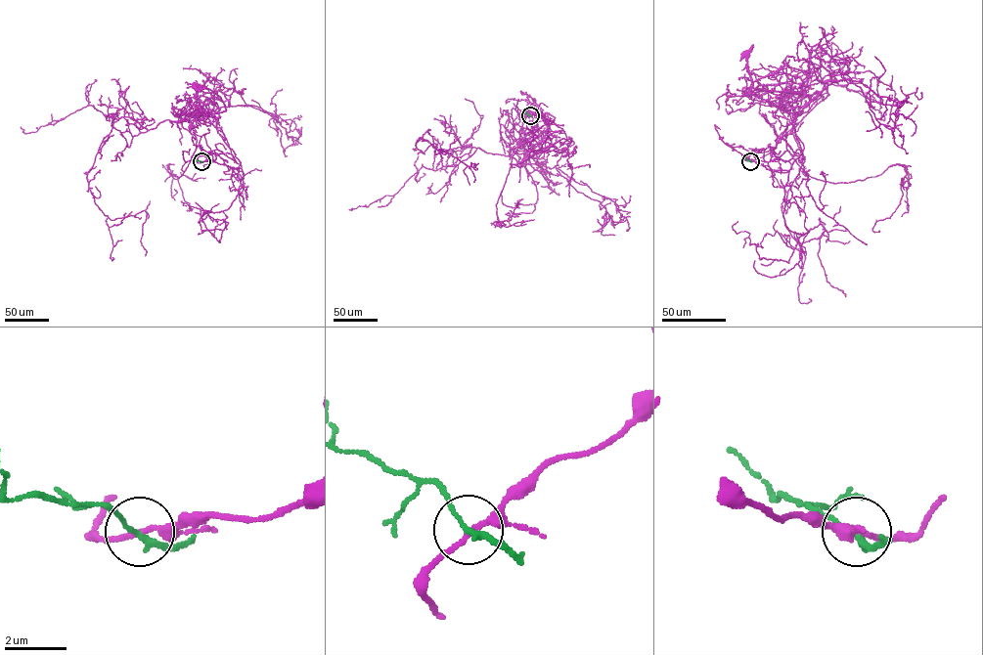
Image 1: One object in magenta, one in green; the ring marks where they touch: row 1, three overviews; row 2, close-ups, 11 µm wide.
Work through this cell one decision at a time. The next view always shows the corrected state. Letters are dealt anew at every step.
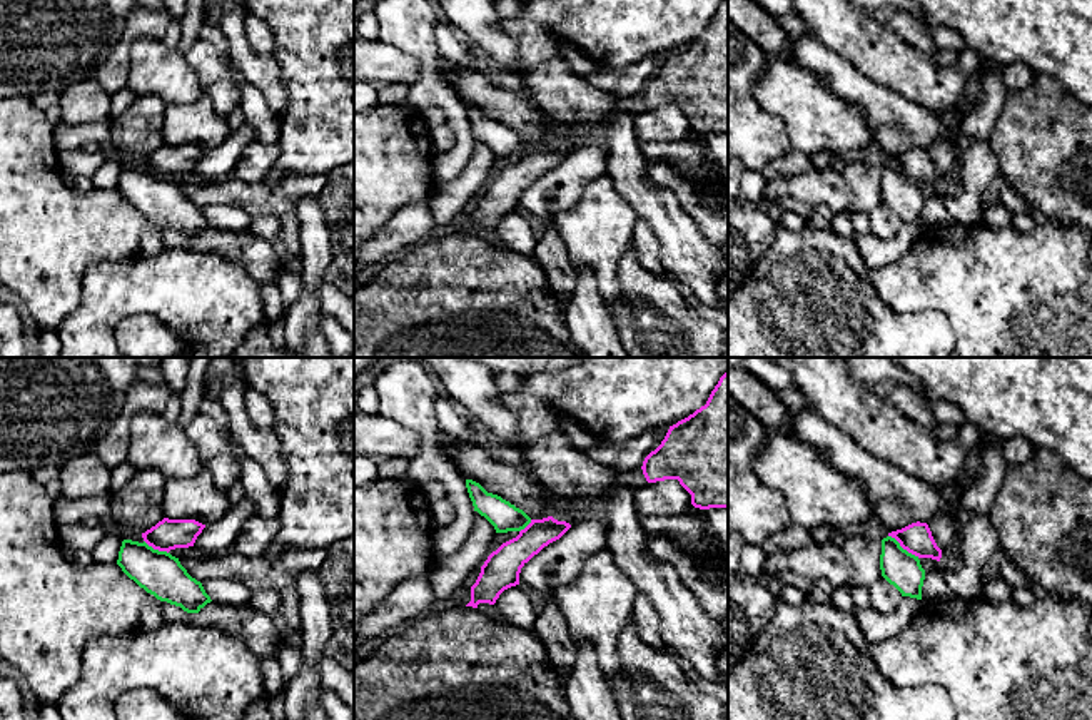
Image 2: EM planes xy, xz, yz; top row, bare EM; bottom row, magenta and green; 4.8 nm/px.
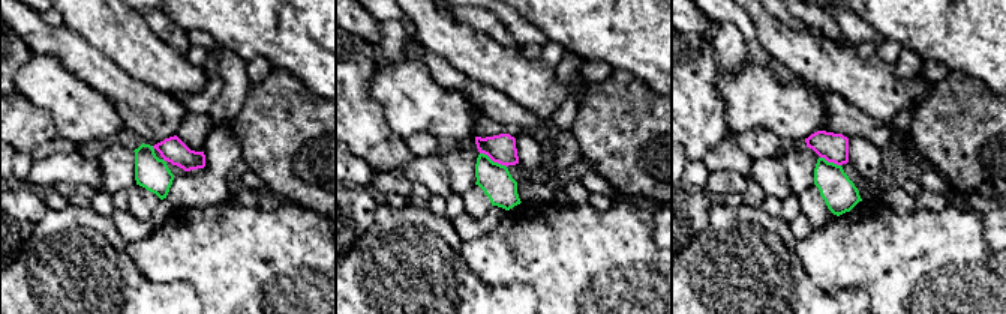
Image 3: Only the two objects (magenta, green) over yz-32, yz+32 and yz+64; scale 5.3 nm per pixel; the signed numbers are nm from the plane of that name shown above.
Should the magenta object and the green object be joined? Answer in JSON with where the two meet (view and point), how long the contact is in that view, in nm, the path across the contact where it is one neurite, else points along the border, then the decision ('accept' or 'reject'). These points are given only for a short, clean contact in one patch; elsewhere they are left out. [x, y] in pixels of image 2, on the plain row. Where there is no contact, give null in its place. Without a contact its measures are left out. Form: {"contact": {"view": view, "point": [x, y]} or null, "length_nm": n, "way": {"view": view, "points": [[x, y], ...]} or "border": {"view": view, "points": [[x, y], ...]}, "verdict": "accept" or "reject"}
{"contact": {"view": "yz", "point": [904, 174]}, "length_nm": 190, "border": {"view": "yz", "points": [[889, 161], [919, 182]]}, "verdict": "reject"}

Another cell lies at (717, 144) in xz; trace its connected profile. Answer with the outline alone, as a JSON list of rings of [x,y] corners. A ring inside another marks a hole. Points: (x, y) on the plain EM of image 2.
[[[728,134],[703,135],[705,147],[710,150],[710,159],[718,169],[718,179],[728,187]]]

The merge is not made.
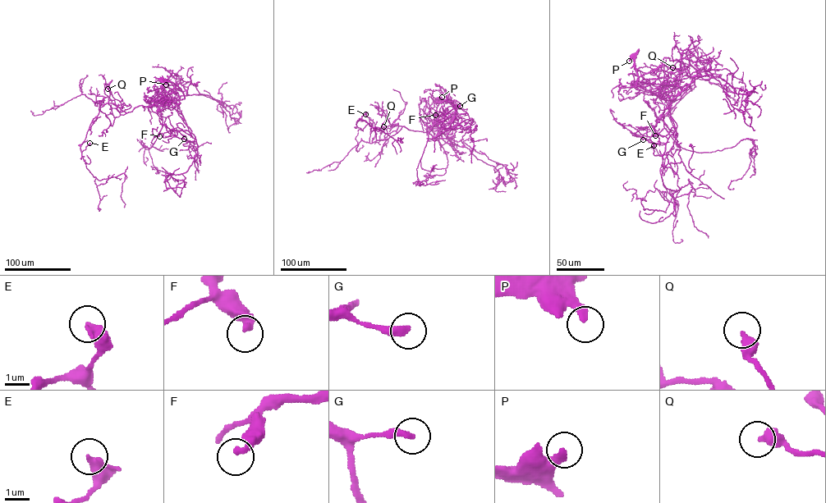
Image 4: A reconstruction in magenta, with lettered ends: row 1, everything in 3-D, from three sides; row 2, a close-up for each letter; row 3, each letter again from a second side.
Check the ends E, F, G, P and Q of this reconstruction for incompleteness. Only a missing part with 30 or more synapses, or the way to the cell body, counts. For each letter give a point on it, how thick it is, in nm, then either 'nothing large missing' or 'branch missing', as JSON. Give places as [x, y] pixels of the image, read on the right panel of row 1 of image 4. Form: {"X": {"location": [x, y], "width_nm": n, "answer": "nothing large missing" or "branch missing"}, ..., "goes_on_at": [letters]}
{"E": {"location": [653, 145], "width_nm": 280, "answer": "nothing large missing"}, "F": {"location": [655, 135], "width_nm": 360, "answer": "branch missing"}, "G": {"location": [643, 139], "width_nm": 300, "answer": "nothing large missing"}, "P": {"location": [629, 61], "width_nm": 280, "answer": "nothing large missing"}, "Q": {"location": [672, 67], "width_nm": 460, "answer": "branch missing"}, "goes_on_at": ["F", "Q"]}

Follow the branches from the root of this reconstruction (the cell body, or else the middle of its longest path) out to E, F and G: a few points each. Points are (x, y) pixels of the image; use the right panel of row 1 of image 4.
E: (634, 55), (640, 81), (689, 85), (672, 102), (691, 88), (668, 112), (677, 135), (664, 159), (653, 145)
F: (634, 55), (640, 81), (678, 84), (667, 88), (673, 97), (664, 109), (663, 128), (655, 135)
G: (634, 55), (640, 81), (683, 90), (689, 85), (672, 101), (676, 130), (667, 141), (643, 139)

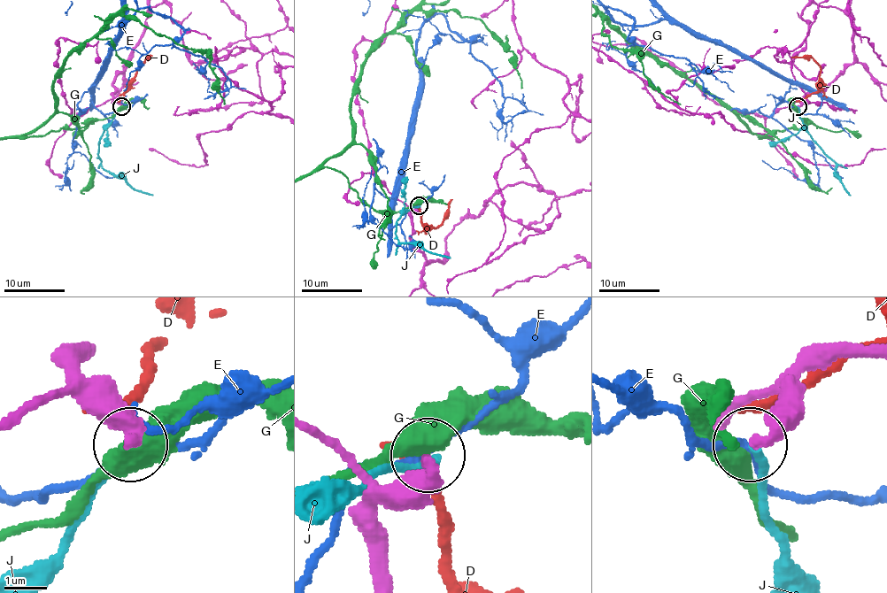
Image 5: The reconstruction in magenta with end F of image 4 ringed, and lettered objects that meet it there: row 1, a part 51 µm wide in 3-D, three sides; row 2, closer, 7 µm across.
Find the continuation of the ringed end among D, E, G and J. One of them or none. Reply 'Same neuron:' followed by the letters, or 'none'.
Same neuron: none

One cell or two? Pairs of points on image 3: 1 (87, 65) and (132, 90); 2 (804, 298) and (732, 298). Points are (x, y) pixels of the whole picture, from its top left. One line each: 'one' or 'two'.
1: one
2: one

